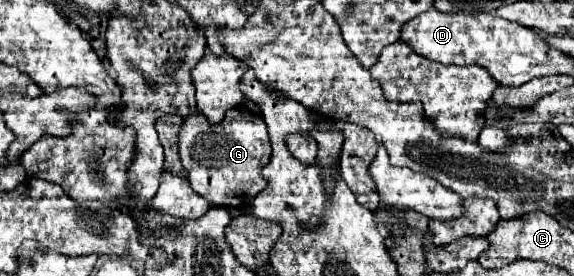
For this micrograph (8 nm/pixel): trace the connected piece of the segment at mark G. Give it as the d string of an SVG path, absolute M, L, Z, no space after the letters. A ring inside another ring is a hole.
M238 106L226 112L226 118L220 124L210 124L202 112L196 112L196 116L184 120L178 142L190 186L212 206L242 210L248 208L252 198L266 188L262 168L271 158L272 145L262 116L252 114L248 108Z

